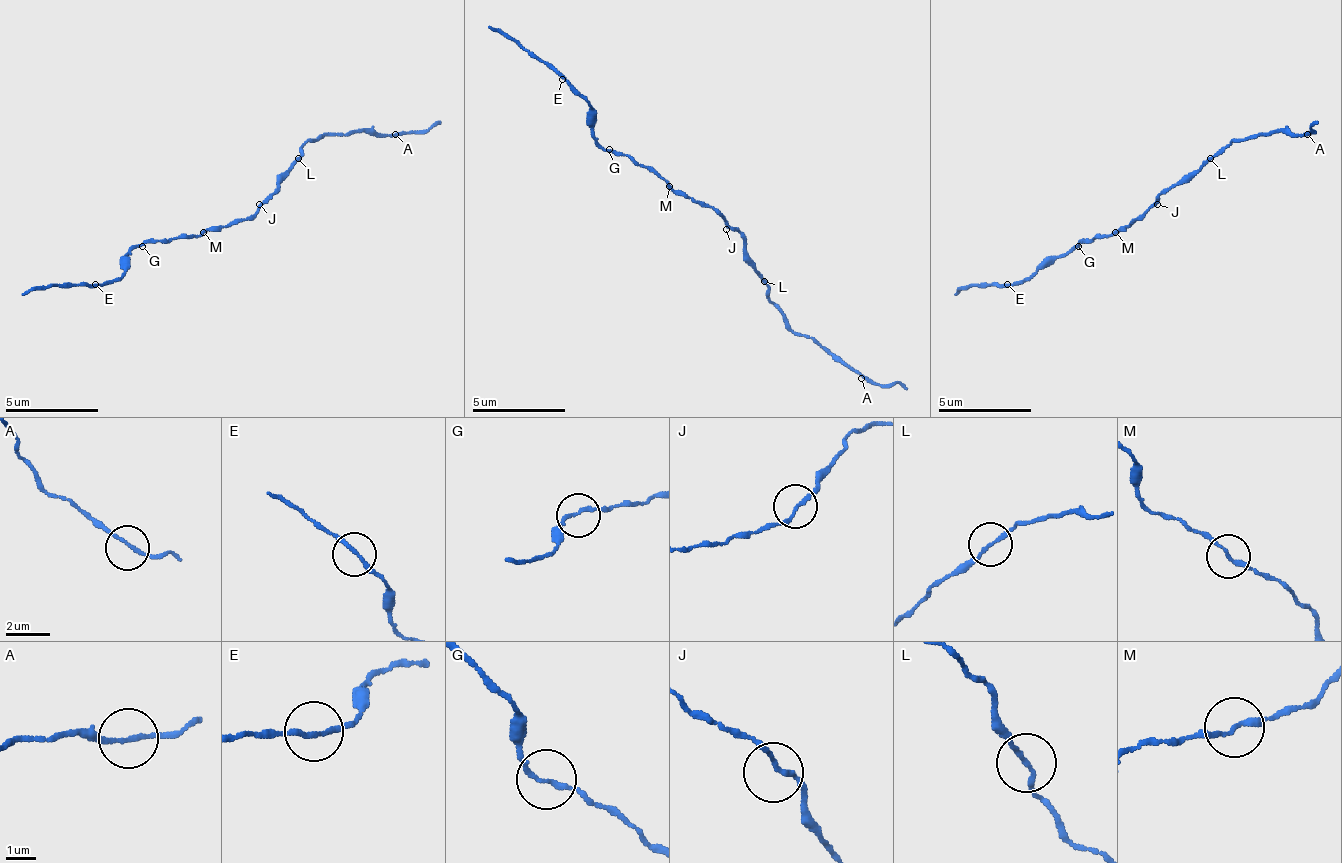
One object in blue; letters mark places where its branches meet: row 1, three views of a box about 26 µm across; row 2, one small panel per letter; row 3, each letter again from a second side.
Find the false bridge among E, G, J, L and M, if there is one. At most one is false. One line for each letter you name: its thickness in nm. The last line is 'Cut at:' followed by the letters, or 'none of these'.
Cut at: none of these

